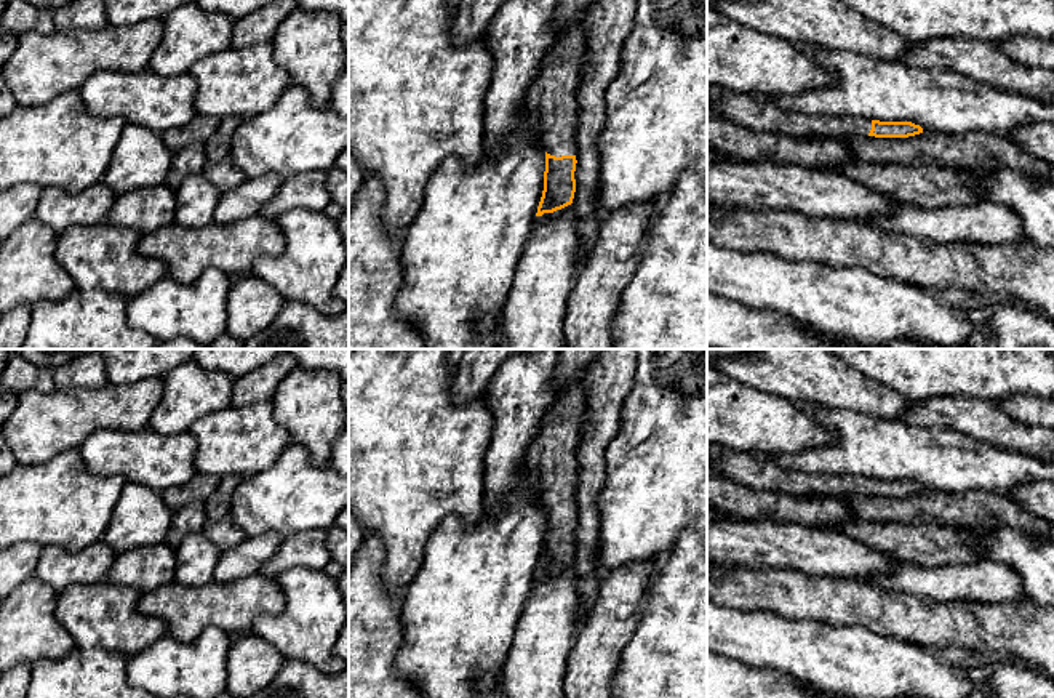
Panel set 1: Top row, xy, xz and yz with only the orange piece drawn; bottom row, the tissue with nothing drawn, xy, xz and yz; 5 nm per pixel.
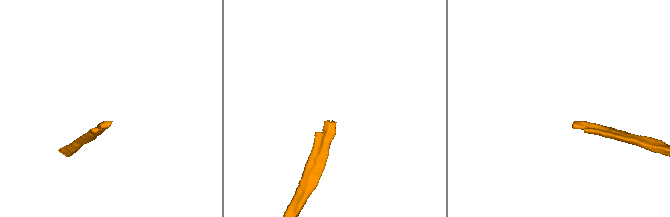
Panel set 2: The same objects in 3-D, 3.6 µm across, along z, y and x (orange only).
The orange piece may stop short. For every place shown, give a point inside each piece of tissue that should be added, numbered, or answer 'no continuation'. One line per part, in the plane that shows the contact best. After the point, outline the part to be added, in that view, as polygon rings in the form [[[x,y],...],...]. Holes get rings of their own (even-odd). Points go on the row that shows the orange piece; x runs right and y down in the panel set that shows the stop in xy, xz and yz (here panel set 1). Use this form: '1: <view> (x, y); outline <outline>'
1: xz (550, 103); outline [[[584,19],[574,21],[555,37],[541,70],[531,83],[525,110],[534,138],[550,155],[576,155],[576,88],[585,58]]]

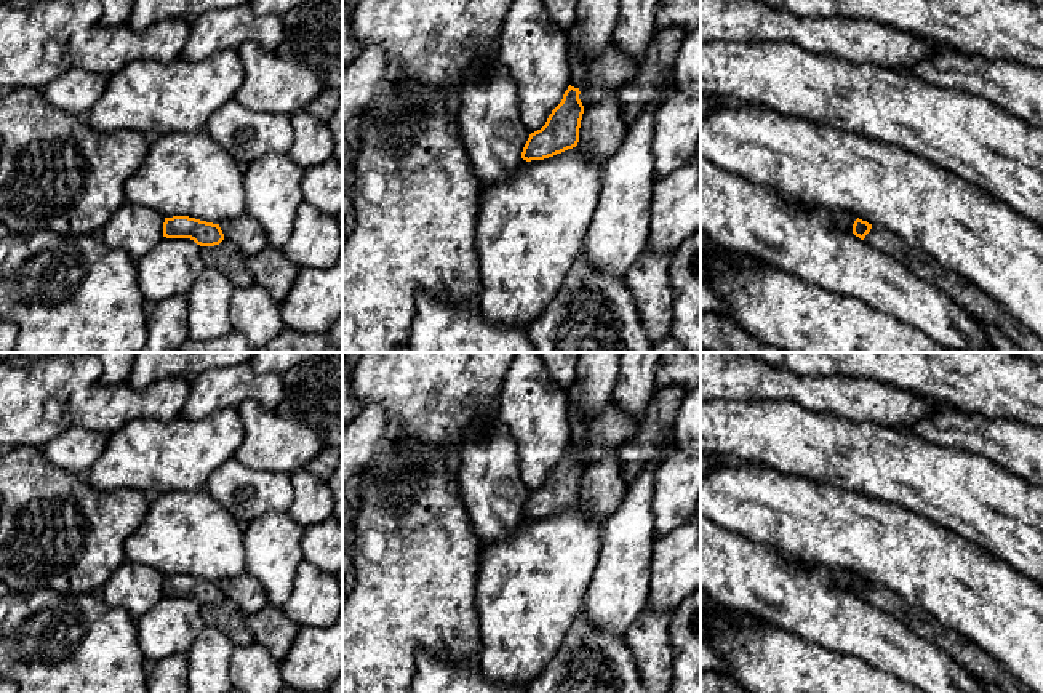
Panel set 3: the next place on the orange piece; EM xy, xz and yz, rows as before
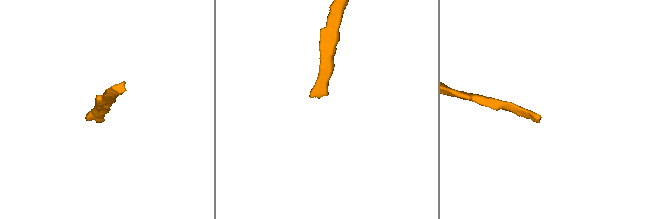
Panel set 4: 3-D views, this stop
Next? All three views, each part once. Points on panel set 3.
1: yz (962, 292); outline [[[872,226],[864,240],[897,259],[926,283],[941,290],[976,320],[998,328],[1024,352],[1043,352],[1043,339],[1040,336],[1025,328],[1016,317],[974,283],[947,270],[928,253],[912,248],[891,230],[878,226]]]

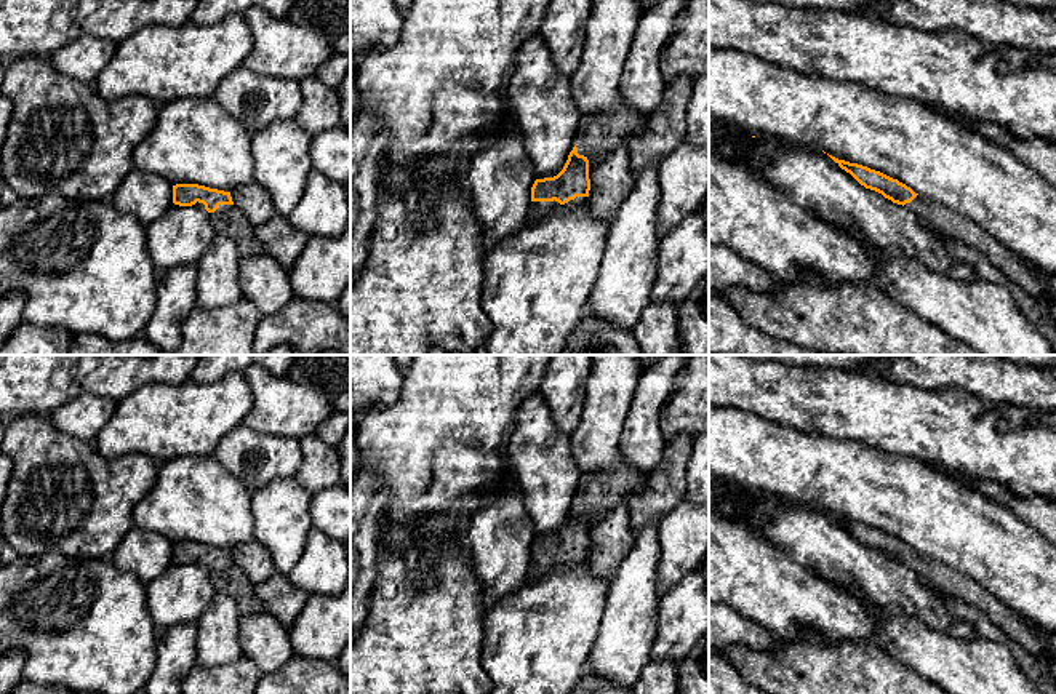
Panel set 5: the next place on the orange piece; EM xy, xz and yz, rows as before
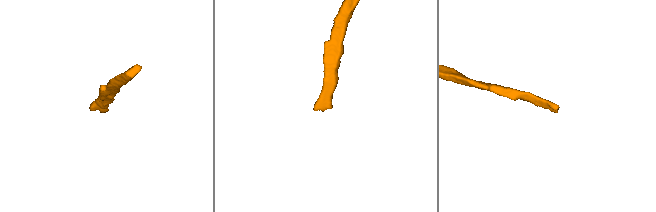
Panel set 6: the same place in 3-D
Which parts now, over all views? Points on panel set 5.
1: xz (536, 210); outline [[[576,197],[574,200],[570,200],[565,205],[560,205],[555,200],[554,201],[530,201],[528,221],[536,222],[550,213],[555,213],[558,209],[570,209],[570,208],[579,206],[586,201],[589,201],[589,197]]]

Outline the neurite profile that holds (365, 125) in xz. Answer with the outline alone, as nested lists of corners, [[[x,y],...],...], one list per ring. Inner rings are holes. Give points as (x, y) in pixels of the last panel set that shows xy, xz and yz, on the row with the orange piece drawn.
[[[358,110],[350,120],[350,182],[358,171],[360,162],[370,152],[379,133],[379,117],[371,110]]]

